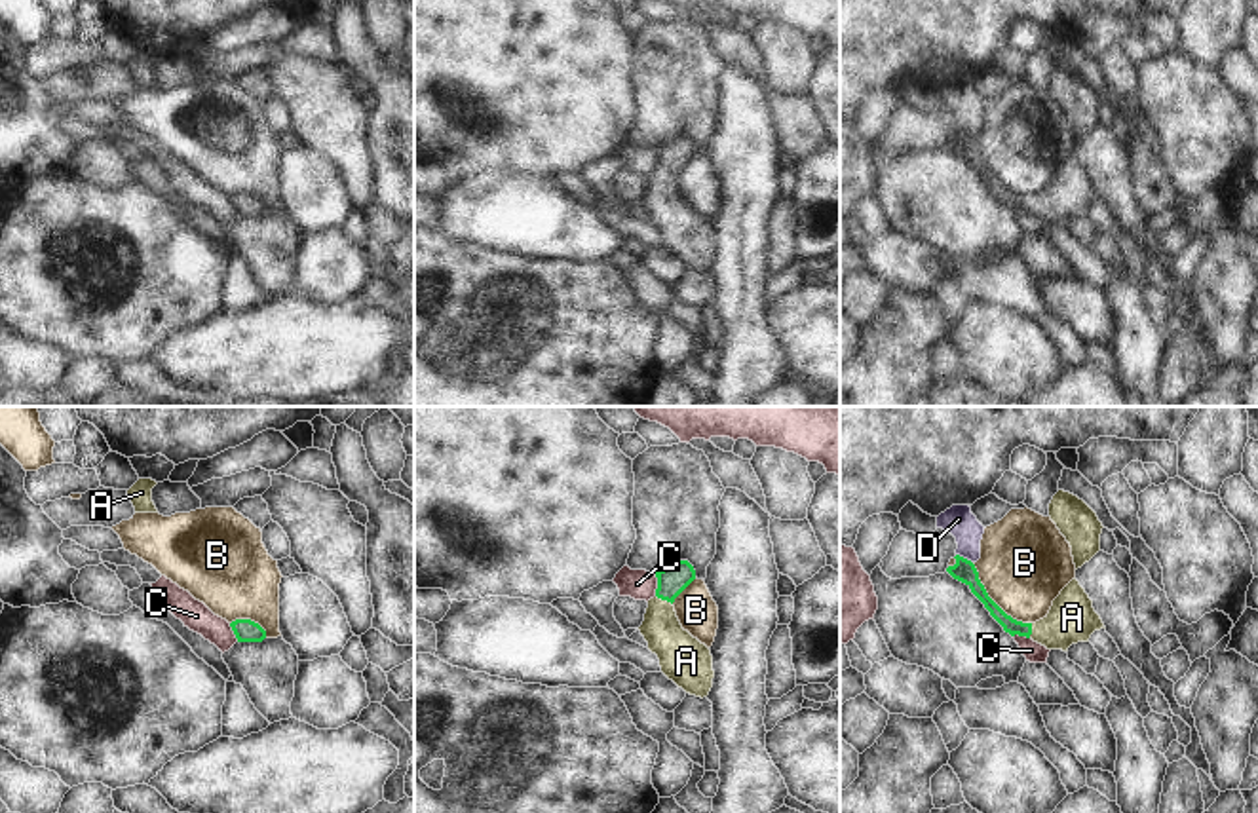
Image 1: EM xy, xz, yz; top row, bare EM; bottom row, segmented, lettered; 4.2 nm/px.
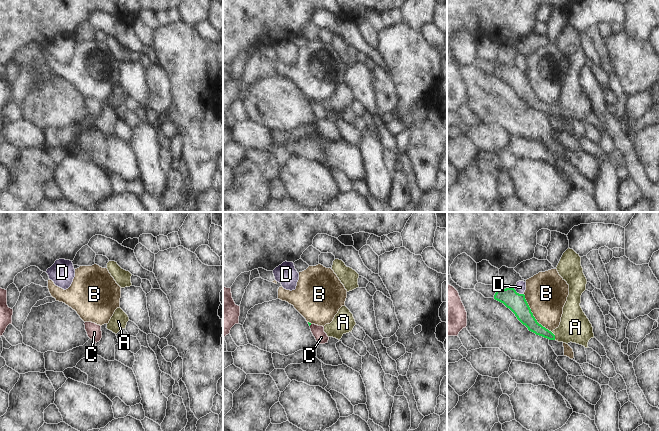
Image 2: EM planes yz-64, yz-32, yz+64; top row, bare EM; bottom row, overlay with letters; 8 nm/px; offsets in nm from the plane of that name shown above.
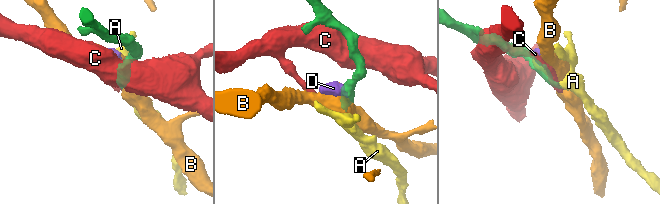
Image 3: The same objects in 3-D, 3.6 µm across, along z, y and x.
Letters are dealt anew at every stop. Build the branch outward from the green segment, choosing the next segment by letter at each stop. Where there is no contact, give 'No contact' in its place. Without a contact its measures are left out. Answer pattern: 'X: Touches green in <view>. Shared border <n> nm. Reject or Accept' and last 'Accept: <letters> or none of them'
A: Touches green in xz. Shared border 80 nm. Accept
B: Touches green in yz. Shared border 360 nm. Reject
C: Touches green in xz. Shared border 100 nm. Reject
D: Touches green in yz. Shared border 80 nm. Reject
Accept: A

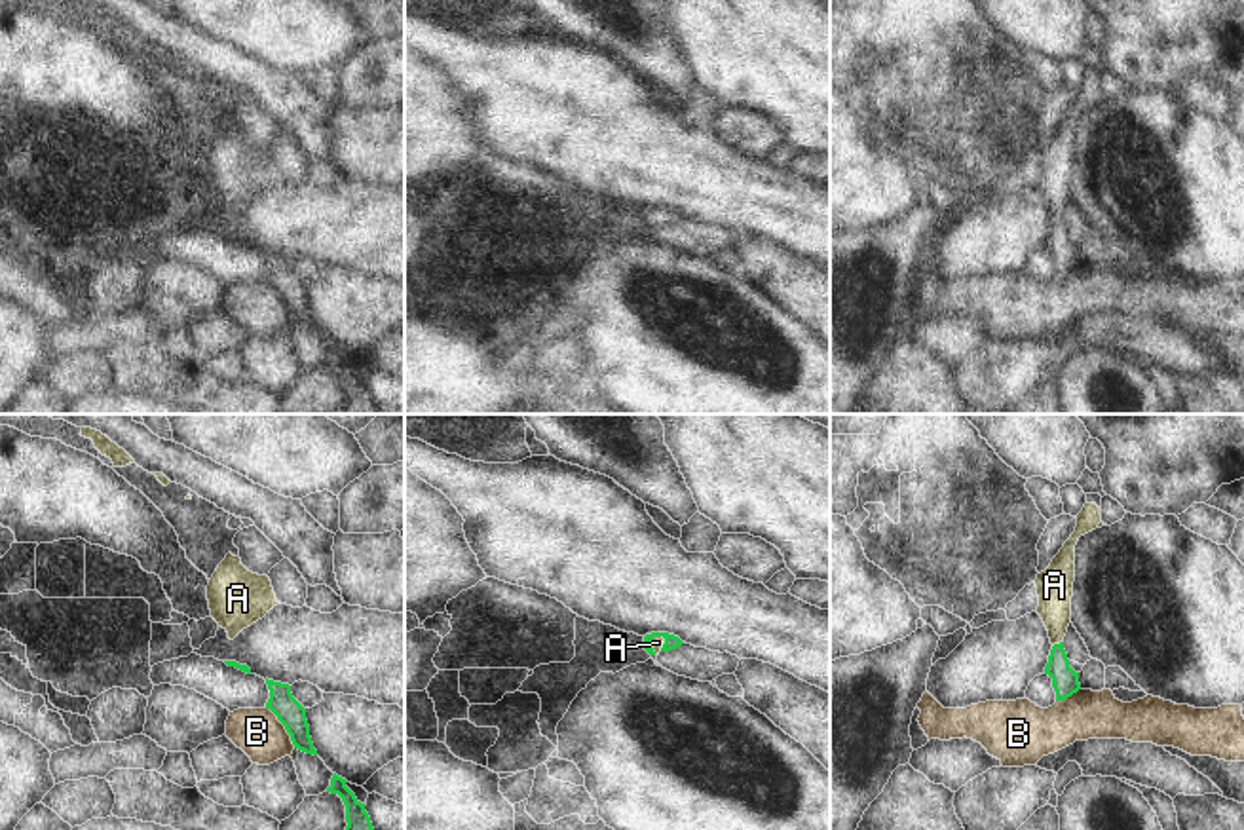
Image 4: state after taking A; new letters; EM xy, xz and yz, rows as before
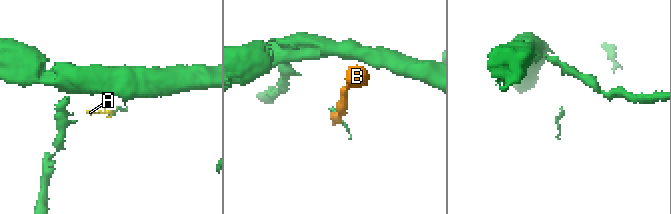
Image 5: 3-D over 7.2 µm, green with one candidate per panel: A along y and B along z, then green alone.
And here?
A: Touches green in yz. Shared border 50 nm. Accept
B: Touches green in xy. Shared border 220 nm. Reject
Accept: A

